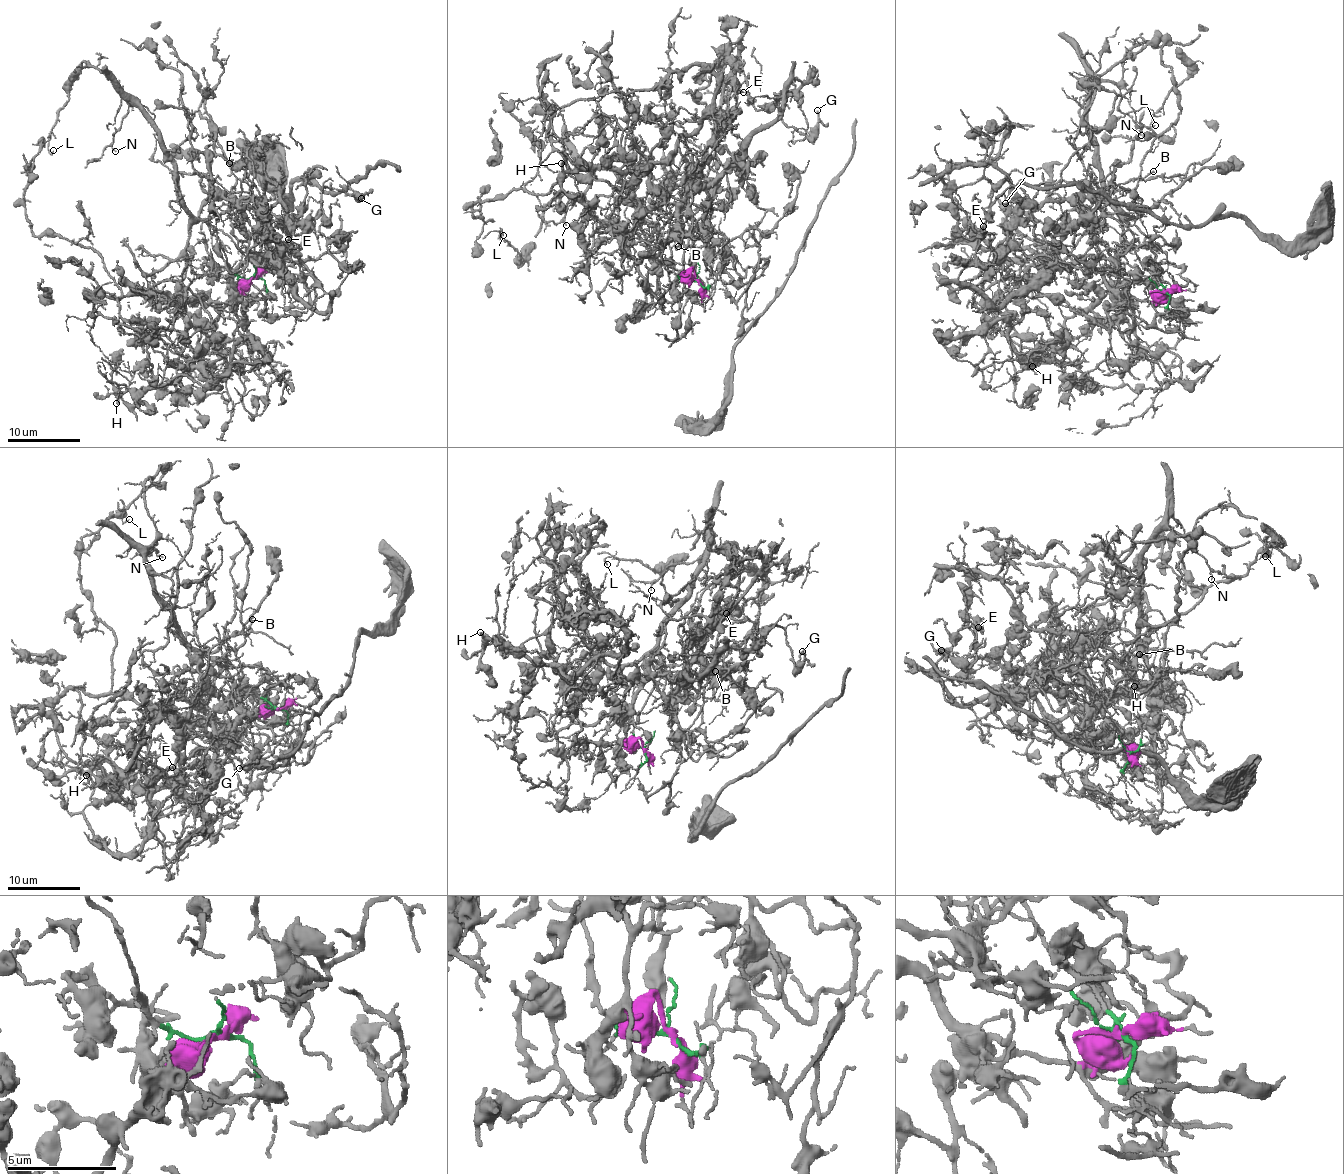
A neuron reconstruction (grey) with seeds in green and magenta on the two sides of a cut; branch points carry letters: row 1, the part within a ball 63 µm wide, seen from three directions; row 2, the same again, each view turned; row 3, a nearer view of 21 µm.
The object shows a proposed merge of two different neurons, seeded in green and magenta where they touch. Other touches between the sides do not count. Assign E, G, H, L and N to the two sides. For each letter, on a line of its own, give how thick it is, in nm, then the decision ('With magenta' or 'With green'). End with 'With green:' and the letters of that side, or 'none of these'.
E: Thickness 320 nm. With magenta
G: Thickness 170 nm. With magenta
H: Thickness 280 nm. With magenta
L: Thickness 120 nm. With green
N: Thickness 110 nm. With green
With green: L, N

